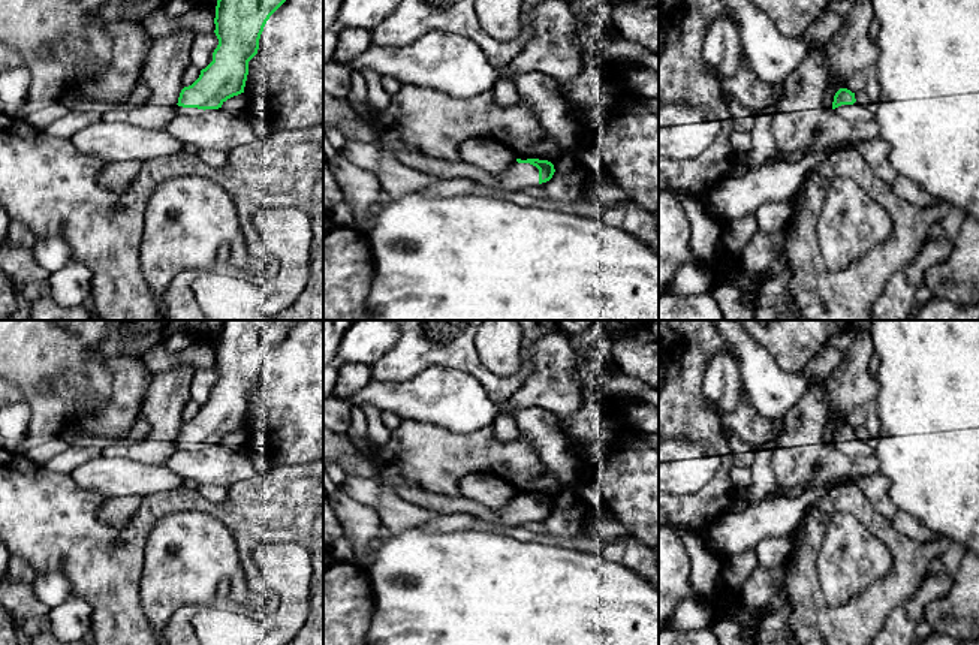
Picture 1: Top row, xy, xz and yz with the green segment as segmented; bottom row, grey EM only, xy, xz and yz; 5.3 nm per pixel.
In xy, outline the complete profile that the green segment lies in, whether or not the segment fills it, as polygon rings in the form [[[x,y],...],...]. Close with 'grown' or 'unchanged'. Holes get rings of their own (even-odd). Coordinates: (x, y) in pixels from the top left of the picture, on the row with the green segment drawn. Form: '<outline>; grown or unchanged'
[[[217,0],[214,33],[219,45],[199,78],[181,90],[177,115],[219,109],[228,99],[244,93],[248,61],[257,54],[263,27],[284,1]]]; grown

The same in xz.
[[[516,159],[510,168],[494,175],[494,184],[485,187],[487,196],[501,201],[524,199],[530,187],[549,181],[554,172],[554,165],[548,160]]]; grown

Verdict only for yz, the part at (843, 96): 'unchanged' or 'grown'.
grown

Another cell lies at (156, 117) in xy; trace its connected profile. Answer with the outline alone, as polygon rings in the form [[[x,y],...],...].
[[[142,105],[129,111],[111,109],[102,114],[102,121],[126,121],[147,129],[166,129],[166,124],[177,115],[178,105]]]

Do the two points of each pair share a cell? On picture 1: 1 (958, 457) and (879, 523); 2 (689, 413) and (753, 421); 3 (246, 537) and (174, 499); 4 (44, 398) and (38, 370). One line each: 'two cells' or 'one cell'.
1: two cells
2: two cells
3: one cell
4: one cell

